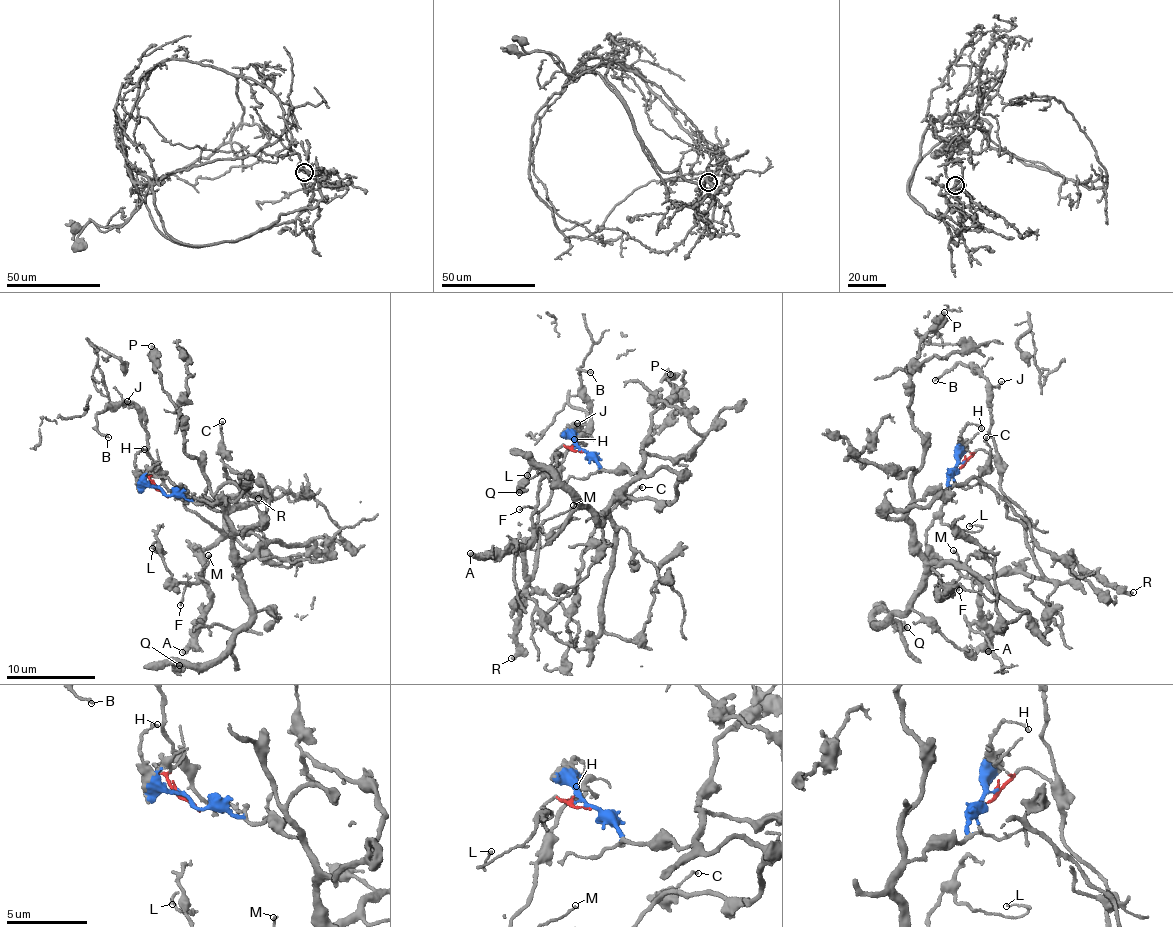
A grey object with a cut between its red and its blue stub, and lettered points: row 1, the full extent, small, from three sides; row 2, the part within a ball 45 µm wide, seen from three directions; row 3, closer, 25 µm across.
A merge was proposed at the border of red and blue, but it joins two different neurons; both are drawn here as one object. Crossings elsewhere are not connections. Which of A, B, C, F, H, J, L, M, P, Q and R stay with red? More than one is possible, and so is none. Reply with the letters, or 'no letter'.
A, B, F, J, L, M, R

